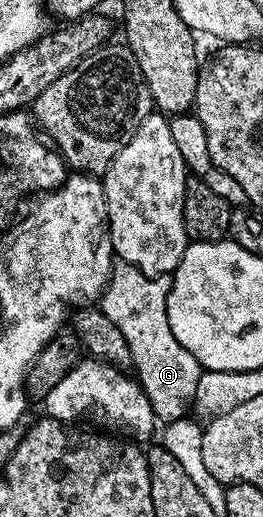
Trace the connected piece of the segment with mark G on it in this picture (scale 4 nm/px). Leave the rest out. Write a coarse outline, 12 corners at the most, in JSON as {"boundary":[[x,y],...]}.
{"boundary":[[115,258],[98,307],[166,425],[204,372],[170,329],[171,274]]}

